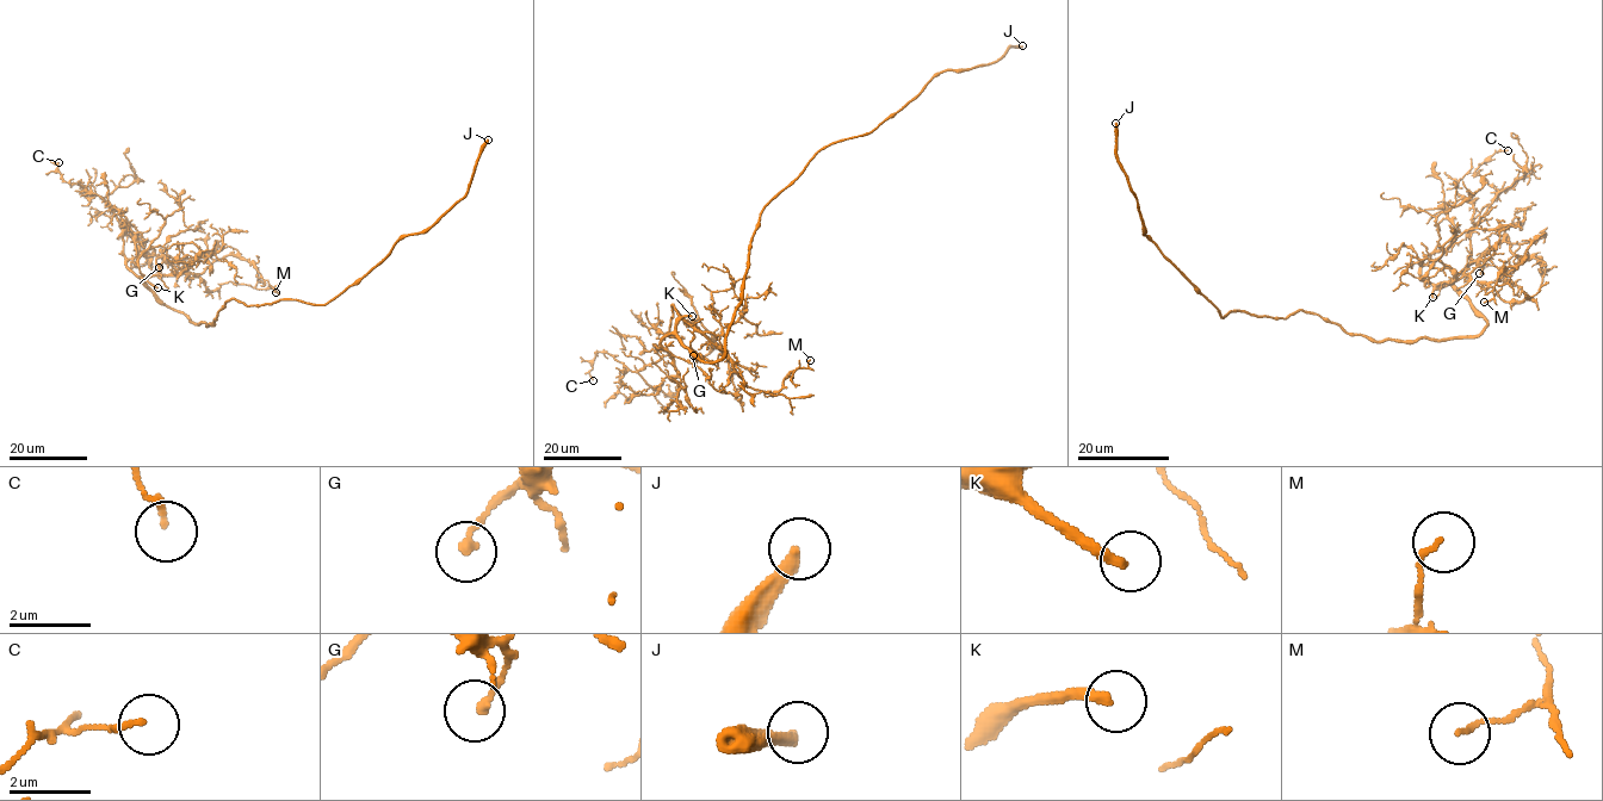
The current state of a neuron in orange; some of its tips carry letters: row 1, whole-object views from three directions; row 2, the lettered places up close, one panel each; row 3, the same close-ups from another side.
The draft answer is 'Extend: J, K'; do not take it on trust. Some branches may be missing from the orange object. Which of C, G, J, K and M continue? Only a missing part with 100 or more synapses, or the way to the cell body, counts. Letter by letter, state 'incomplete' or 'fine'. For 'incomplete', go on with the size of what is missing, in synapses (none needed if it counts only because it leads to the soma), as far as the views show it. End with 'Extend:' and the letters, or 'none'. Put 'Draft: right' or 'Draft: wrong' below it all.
C: fine
G: fine
J: incomplete; 250 synapses
K: incomplete; 120 synapses
M: fine
Extend: J, K
Draft: right

